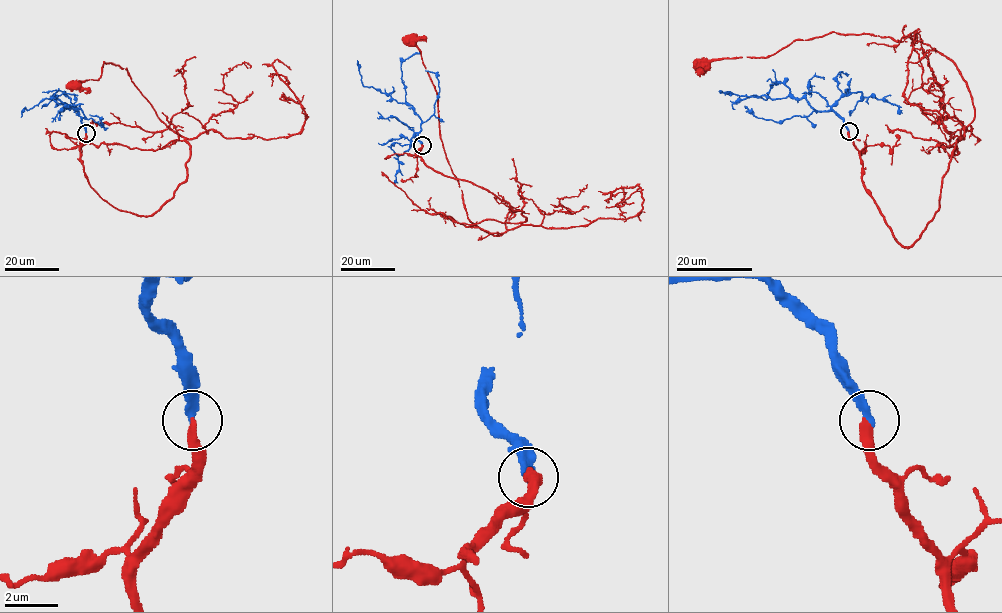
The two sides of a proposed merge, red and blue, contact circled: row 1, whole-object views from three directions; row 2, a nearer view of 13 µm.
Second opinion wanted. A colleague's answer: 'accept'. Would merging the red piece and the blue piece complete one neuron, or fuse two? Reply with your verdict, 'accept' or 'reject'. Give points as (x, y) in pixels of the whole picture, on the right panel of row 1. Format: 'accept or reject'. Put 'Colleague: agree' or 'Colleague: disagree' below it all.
accept
Colleague: agree

